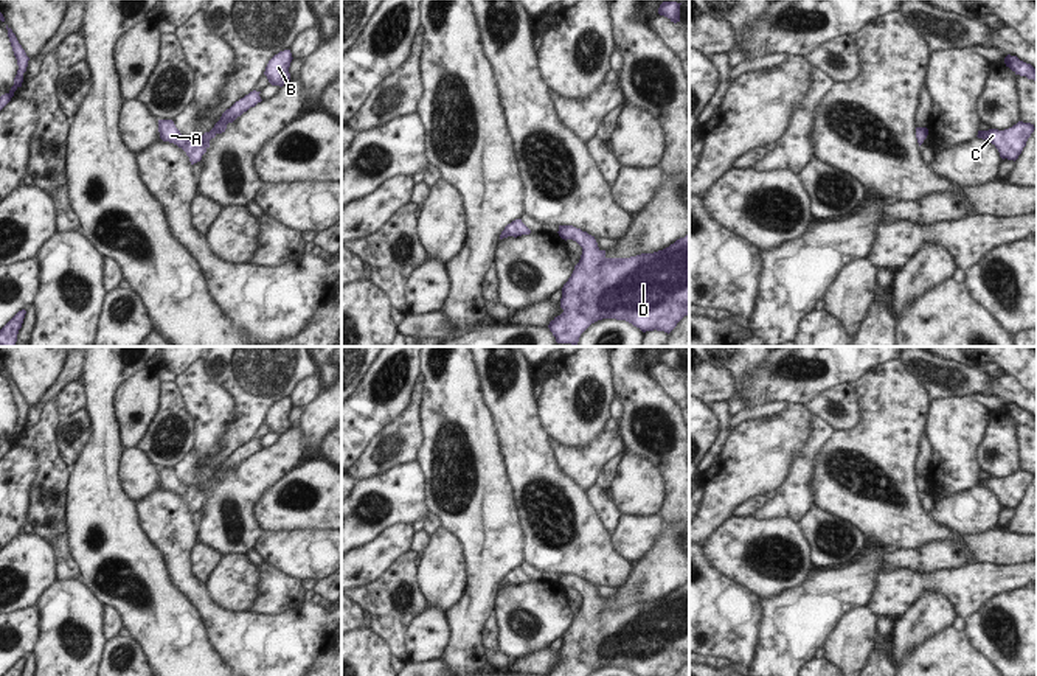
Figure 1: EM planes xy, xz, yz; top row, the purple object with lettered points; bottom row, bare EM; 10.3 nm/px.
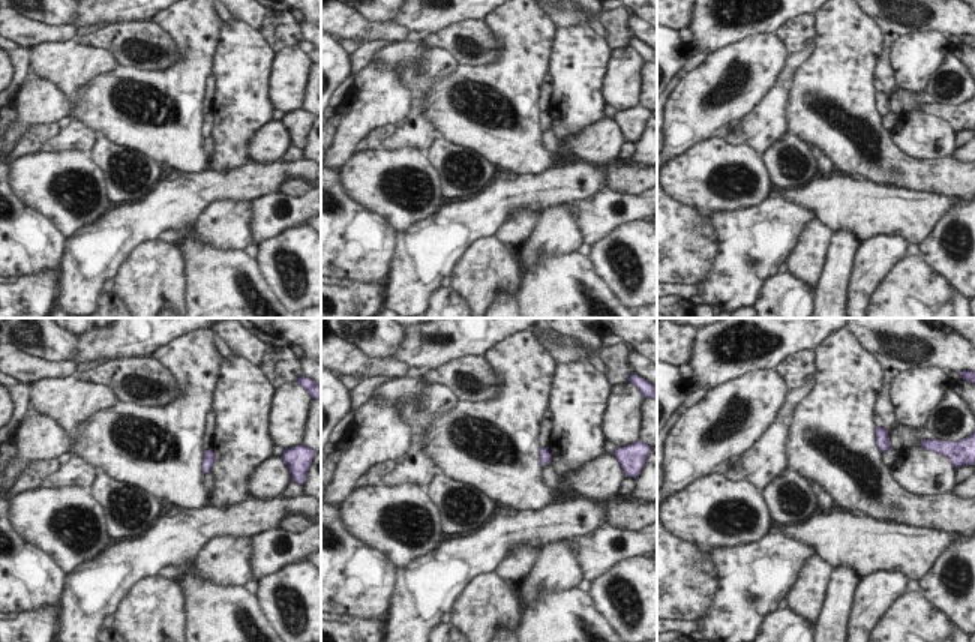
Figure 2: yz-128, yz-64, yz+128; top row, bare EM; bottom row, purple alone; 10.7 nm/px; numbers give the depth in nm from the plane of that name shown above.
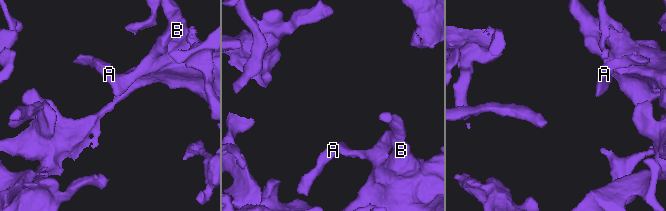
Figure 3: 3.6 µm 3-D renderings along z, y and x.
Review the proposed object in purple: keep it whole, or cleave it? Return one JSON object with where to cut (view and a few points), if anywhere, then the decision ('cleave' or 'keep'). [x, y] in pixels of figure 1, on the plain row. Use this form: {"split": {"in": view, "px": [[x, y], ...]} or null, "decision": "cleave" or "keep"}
{"split": null, "decision": "keep"}

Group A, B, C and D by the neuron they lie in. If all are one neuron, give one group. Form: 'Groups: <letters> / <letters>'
Groups: A B C D

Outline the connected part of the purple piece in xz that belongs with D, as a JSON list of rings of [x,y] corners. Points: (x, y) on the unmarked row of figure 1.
[[[559,573],[557,581],[576,589],[582,603],[562,636],[564,660],[548,676],[588,676],[602,667],[626,668],[636,676],[675,676],[689,662],[689,581],[663,598],[630,606],[607,606],[595,584],[573,573]]]

